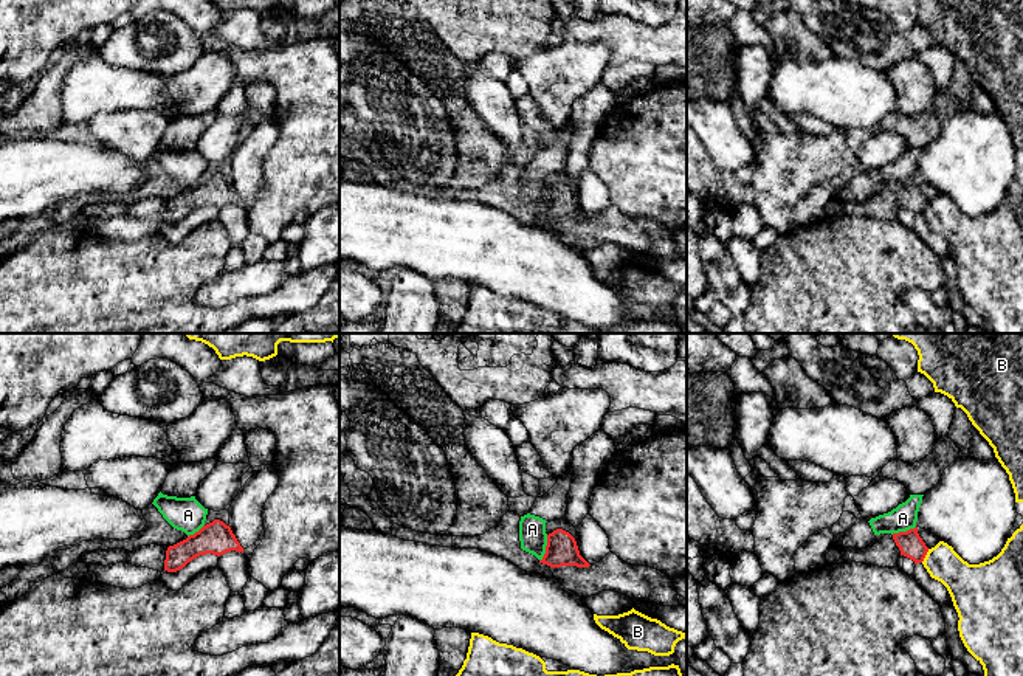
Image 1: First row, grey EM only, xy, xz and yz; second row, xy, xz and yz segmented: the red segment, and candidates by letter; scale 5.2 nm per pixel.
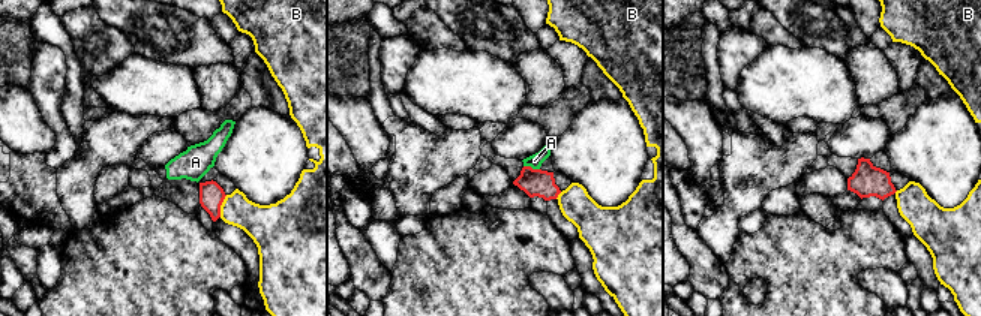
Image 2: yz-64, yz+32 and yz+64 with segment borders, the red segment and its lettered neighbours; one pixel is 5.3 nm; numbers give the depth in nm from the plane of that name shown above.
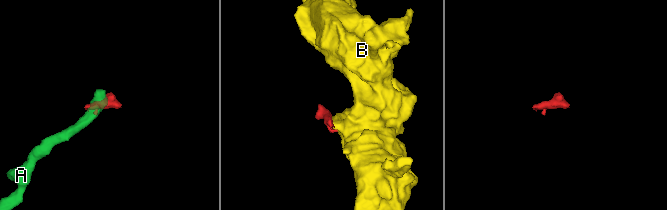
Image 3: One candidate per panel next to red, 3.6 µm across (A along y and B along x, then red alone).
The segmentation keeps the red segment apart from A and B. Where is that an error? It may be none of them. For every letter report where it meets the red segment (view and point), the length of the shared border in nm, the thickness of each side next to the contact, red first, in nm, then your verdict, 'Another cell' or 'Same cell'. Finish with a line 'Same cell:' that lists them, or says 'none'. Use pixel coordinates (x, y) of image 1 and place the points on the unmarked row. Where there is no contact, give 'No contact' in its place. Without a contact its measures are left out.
A: Touches red at xz (546, 200). Shared border 140 nm. Thickness 170 nm (red) against 140 nm. Another cell
B: Touches red at yz (926, 206). Shared border 80 nm. Thickness 130 nm (red) against 200 nm. Another cell
Same cell: none

